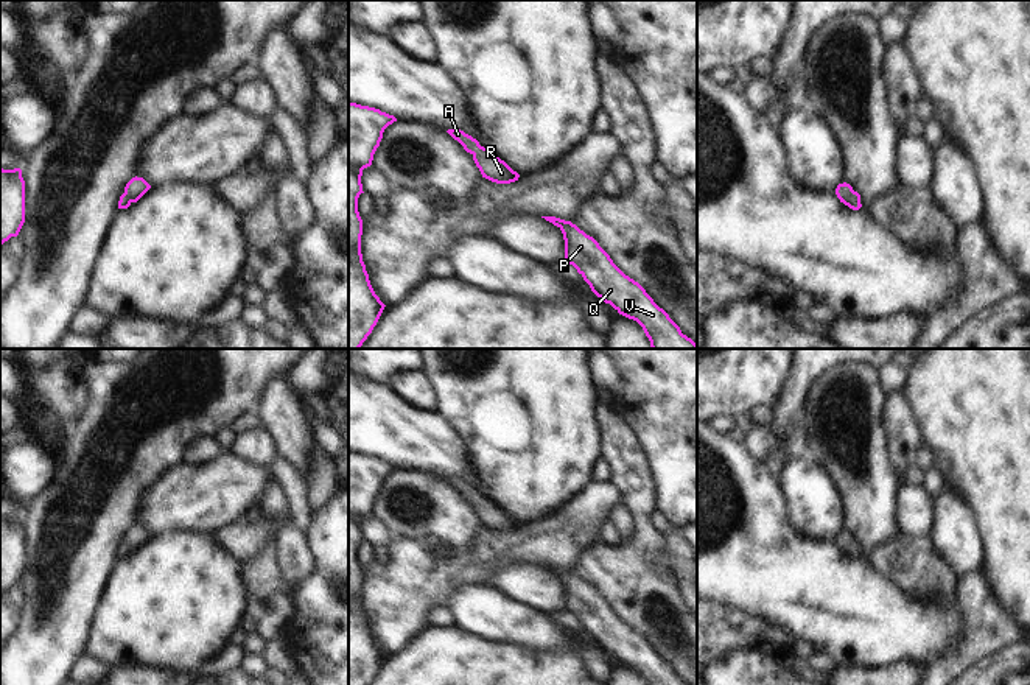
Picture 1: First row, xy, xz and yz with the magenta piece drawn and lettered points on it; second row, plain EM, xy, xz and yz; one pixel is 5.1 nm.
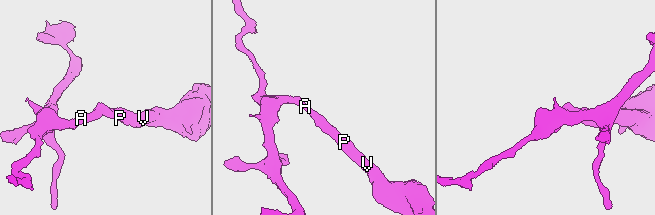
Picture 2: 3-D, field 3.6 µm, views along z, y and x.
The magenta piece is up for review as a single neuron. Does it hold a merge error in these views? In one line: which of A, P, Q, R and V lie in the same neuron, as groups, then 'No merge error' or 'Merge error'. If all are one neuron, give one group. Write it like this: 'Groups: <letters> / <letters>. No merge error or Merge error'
Groups: A P Q R V. No merge error.

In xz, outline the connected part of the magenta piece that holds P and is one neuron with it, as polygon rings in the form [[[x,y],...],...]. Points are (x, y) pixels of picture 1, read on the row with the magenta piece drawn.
[[[541,216],[557,226],[565,240],[565,262],[573,265],[591,291],[619,314],[636,321],[650,341],[652,349],[697,349],[680,327],[660,308],[646,290],[625,276],[599,246],[571,221]]]

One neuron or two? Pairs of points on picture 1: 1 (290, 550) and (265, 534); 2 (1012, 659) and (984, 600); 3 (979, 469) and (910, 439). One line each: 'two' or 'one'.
1: two
2: two
3: two

